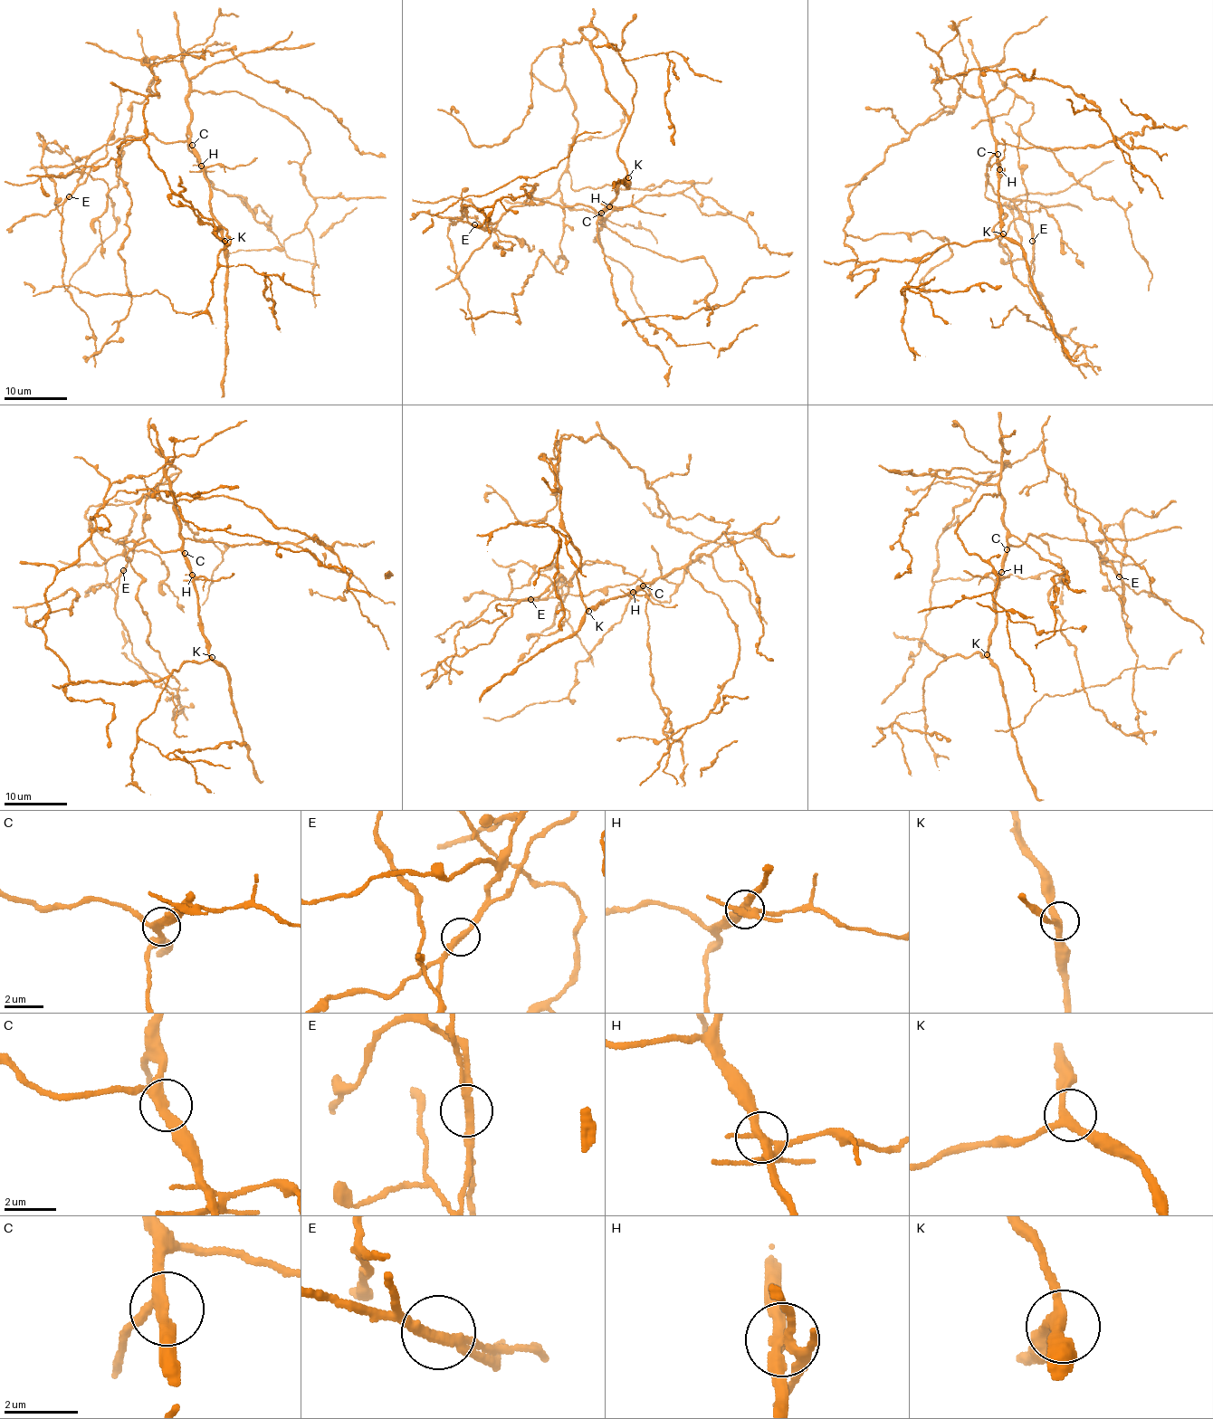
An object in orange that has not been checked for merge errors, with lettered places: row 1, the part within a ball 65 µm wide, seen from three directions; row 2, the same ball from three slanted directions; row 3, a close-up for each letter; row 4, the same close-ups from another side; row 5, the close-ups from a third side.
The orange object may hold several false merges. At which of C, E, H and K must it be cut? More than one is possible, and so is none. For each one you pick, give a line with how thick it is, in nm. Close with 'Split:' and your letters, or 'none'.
E: 280 nm thick
H: 280 nm thick
Split: E, H

